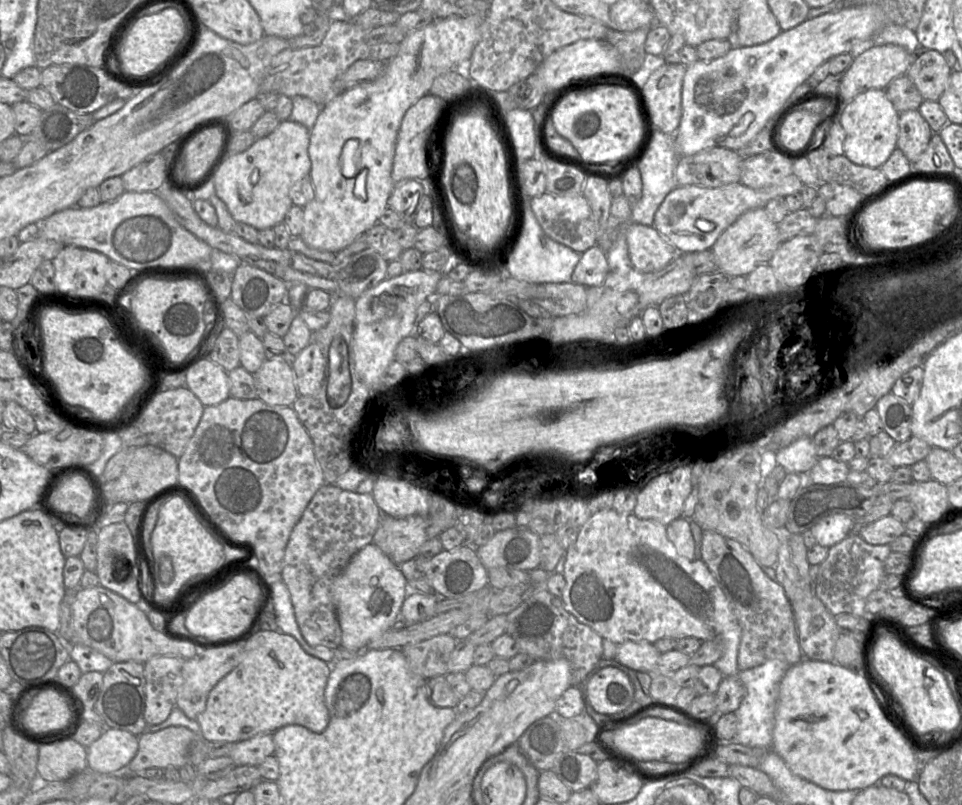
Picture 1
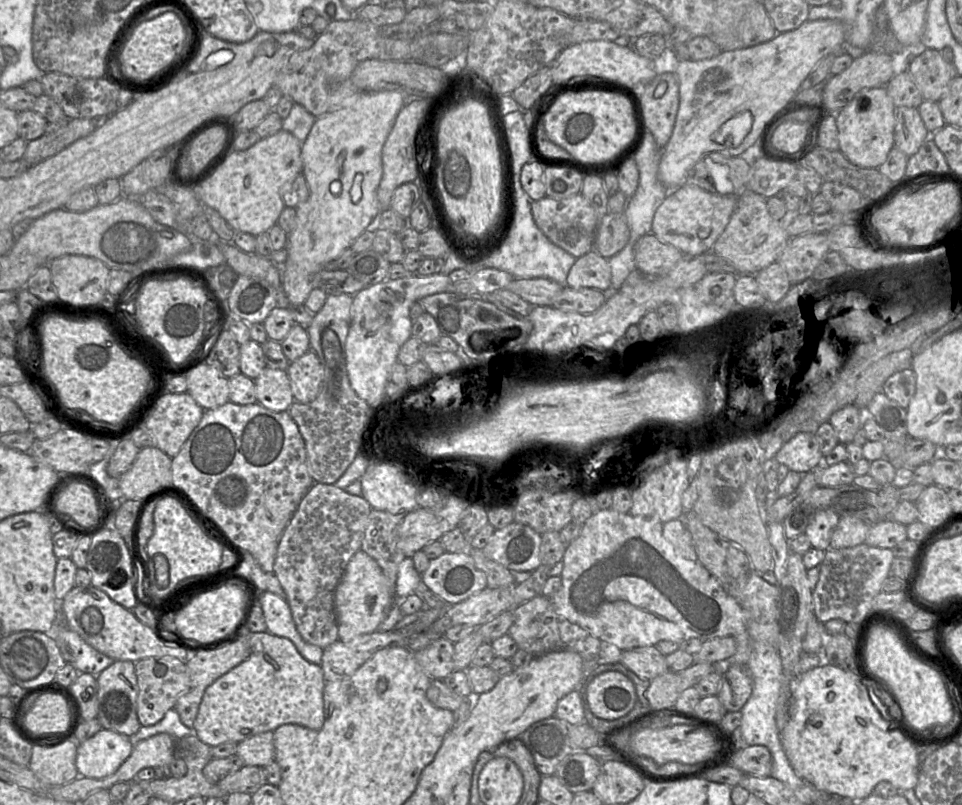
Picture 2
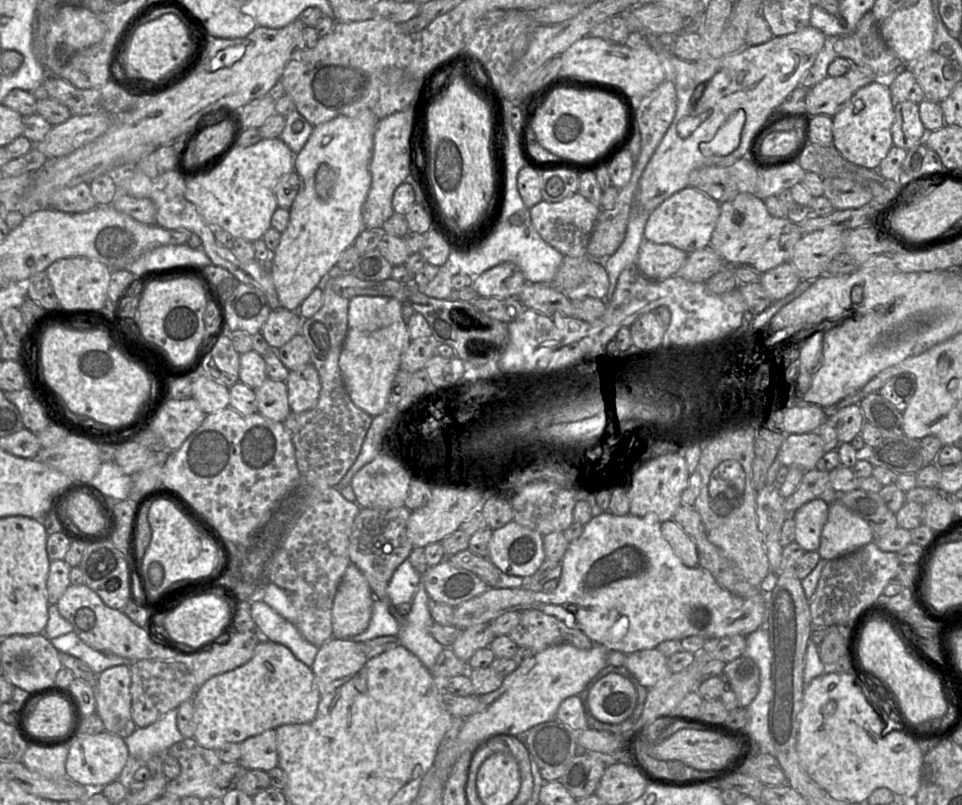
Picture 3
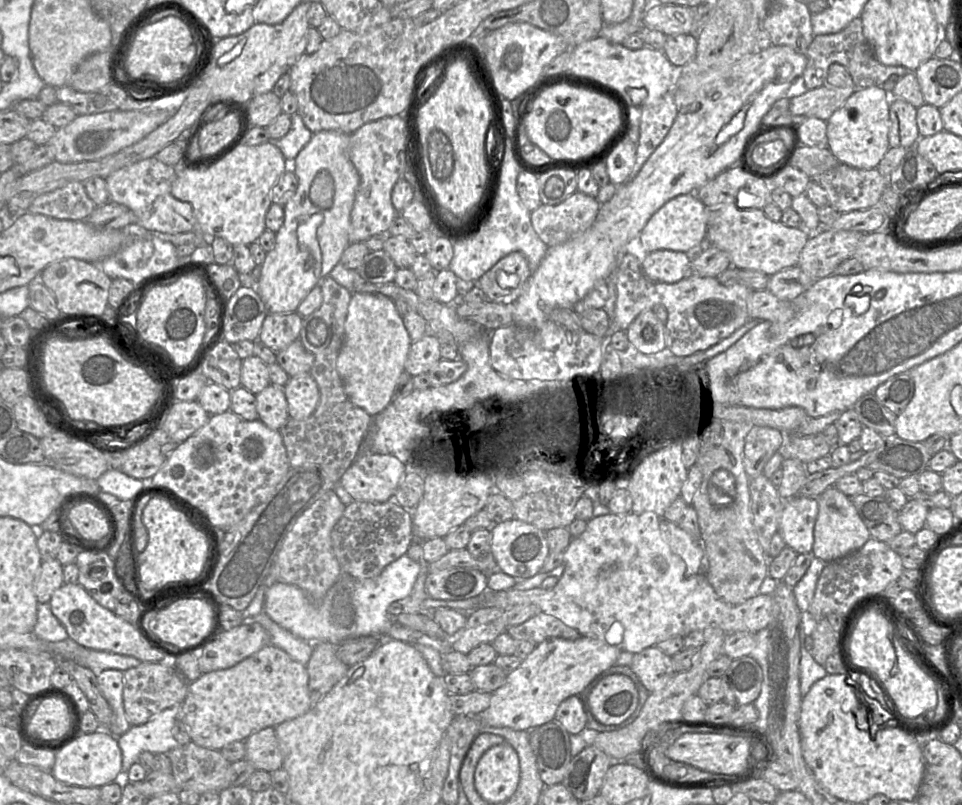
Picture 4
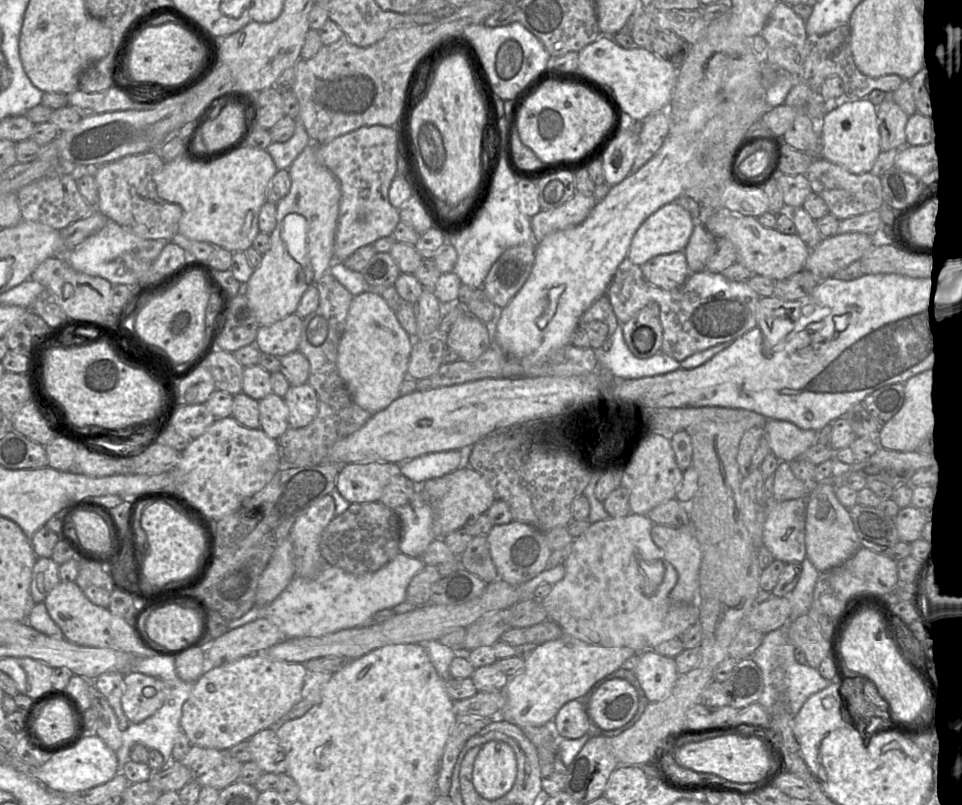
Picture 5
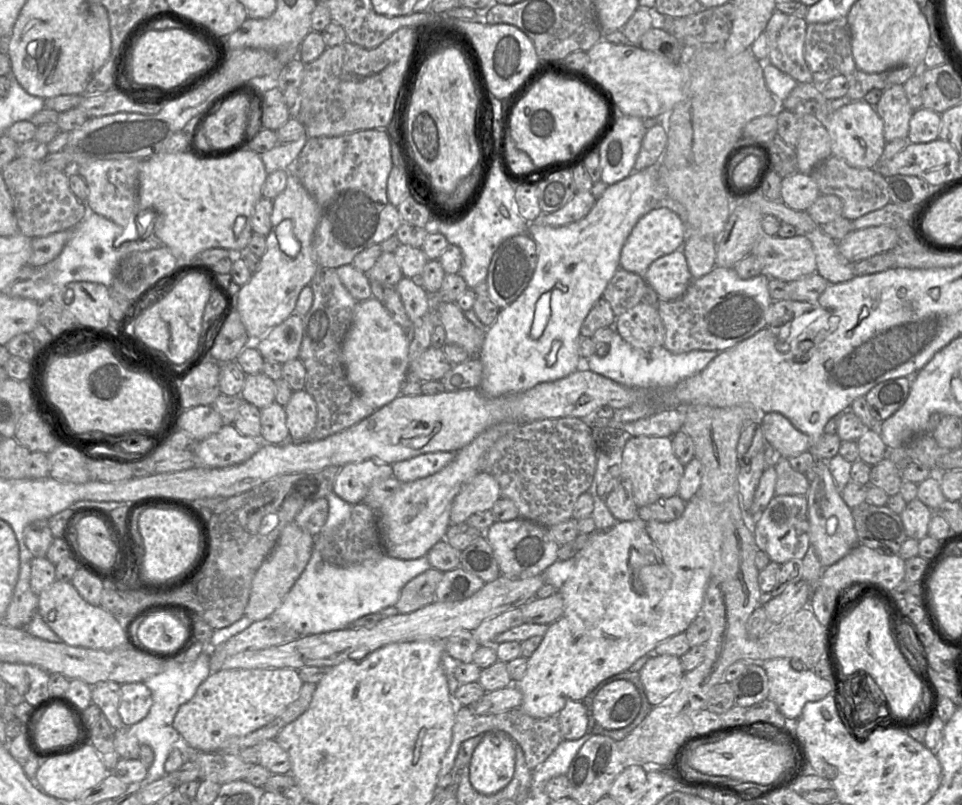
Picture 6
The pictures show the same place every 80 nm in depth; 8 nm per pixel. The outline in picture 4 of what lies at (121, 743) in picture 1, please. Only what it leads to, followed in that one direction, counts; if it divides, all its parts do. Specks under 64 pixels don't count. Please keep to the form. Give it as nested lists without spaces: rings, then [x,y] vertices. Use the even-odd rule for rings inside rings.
[[[99,729],[92,733],[81,733],[76,739],[58,751],[51,773],[57,780],[69,785],[101,788],[106,784],[119,781],[121,767],[122,753],[117,737],[108,730]]]

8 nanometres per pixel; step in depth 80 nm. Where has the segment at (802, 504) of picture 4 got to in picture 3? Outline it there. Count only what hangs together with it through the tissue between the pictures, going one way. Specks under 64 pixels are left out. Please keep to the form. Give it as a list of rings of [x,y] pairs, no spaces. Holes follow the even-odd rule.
[[[820,497],[804,504],[792,514],[795,522],[795,542],[806,552],[818,550],[828,511],[829,497]]]

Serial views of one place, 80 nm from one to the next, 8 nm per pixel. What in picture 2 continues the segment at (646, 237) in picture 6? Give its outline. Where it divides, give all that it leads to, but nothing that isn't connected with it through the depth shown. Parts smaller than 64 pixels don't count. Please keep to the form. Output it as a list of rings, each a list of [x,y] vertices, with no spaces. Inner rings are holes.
[[[682,185],[670,189],[669,195],[655,212],[651,232],[661,241],[679,249],[683,255],[700,256],[712,251],[712,248],[725,230],[738,203],[738,195],[717,195],[709,193],[695,185]]]

